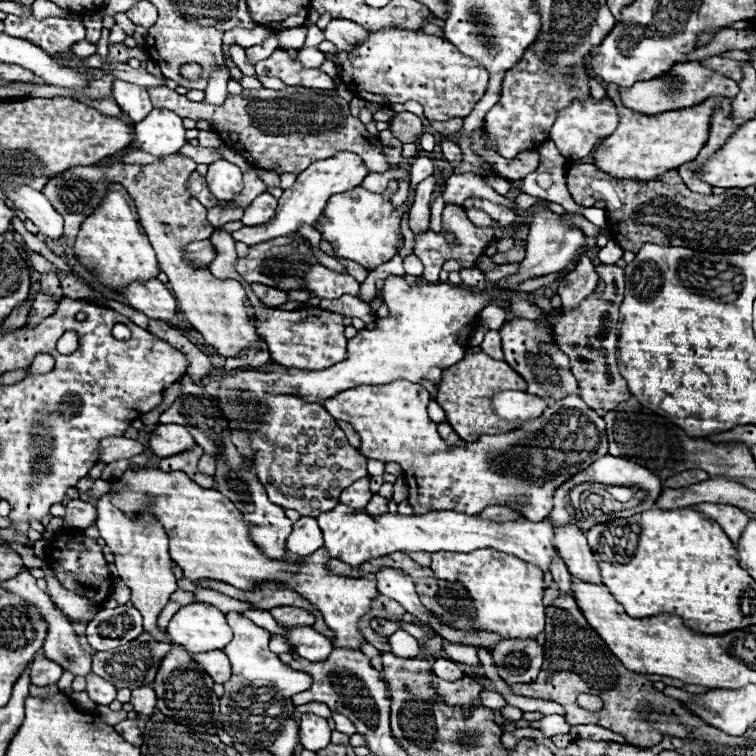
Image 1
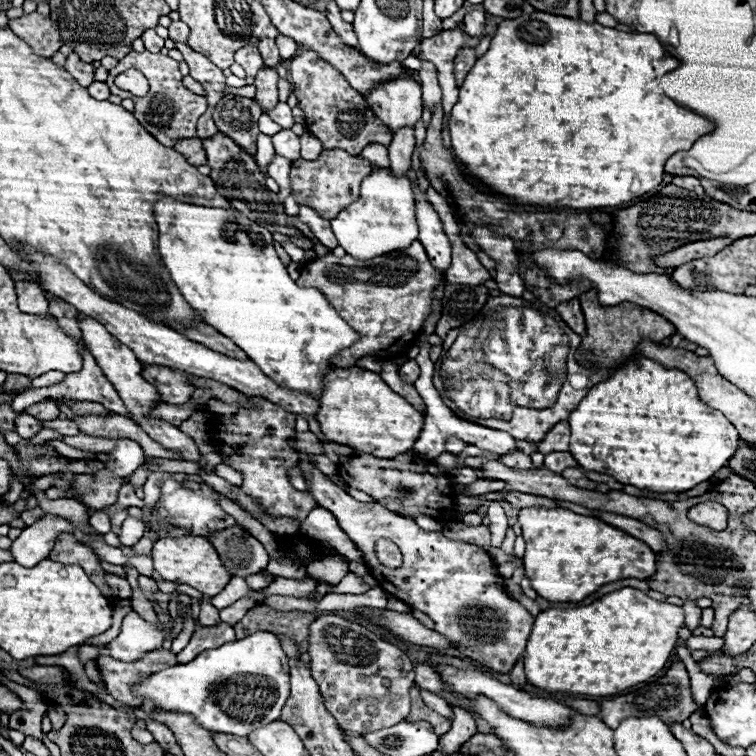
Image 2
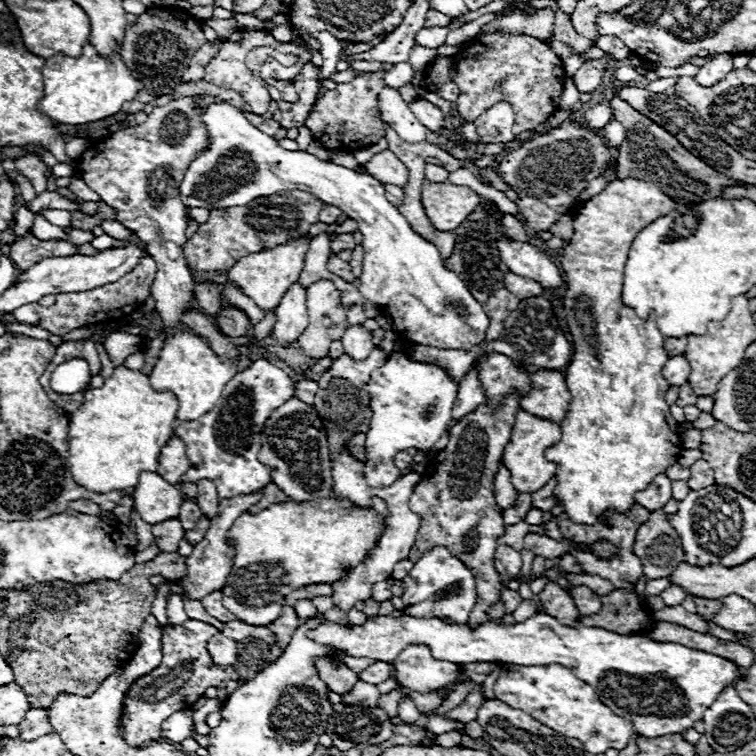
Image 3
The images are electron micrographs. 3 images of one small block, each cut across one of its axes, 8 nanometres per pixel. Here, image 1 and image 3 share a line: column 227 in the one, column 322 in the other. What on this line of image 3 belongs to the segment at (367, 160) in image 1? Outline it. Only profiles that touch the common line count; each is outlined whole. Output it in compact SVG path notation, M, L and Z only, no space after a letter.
M384 70L362 74L354 78L352 82L338 84L338 88L328 90L324 98L320 98L306 124L314 132L314 138L324 146L332 150L360 150L376 144L380 138L384 138L384 122L378 116L378 92L384 86Z

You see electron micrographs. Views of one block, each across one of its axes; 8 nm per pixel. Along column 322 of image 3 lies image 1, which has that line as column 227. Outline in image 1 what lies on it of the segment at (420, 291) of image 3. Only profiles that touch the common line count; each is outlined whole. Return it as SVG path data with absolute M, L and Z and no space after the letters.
M216 160L208 166L206 184L220 202L236 200L244 188L240 168L228 160Z

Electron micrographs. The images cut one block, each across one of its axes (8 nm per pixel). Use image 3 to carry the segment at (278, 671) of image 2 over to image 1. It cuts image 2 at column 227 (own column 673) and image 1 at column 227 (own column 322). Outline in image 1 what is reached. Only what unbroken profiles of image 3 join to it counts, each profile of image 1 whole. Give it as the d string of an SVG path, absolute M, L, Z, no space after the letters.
M210 604L182 606L168 624L168 636L192 654L222 650L232 640L224 614Z

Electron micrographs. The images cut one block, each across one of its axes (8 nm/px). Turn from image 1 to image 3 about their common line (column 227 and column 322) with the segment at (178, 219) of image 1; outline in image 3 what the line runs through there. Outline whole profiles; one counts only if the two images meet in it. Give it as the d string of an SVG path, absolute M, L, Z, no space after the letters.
M318 280L308 286L306 296L310 324L302 332L298 344L310 358L324 358L328 354L328 346L334 340L340 340L348 328L346 312L340 300L340 292L334 282Z

